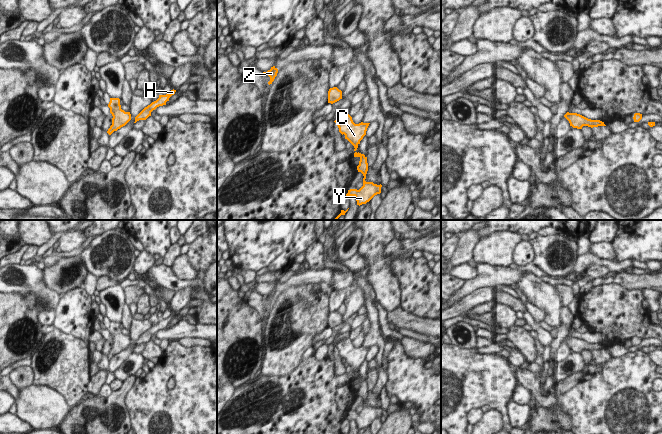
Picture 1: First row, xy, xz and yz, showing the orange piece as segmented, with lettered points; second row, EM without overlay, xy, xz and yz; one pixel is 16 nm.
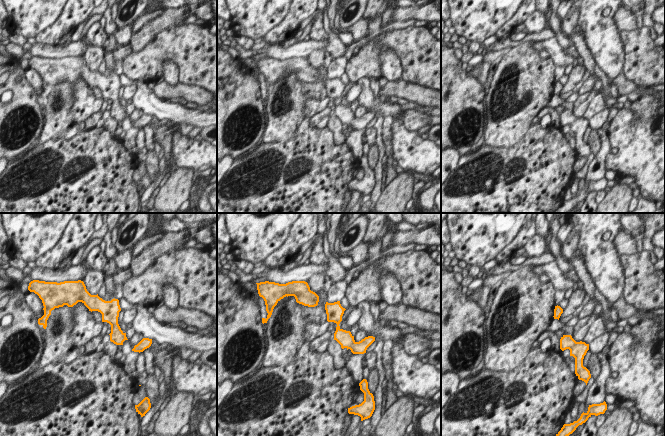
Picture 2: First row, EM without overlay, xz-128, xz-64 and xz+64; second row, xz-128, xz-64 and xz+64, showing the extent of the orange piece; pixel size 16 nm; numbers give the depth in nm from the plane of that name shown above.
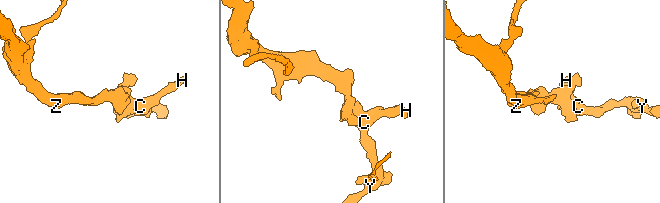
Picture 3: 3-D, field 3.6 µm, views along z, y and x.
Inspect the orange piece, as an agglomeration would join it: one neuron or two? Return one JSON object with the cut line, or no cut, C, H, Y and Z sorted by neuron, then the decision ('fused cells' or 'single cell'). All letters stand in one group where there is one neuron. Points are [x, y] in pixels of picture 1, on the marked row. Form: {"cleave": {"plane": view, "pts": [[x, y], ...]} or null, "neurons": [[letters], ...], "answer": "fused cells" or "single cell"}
{"cleave": null, "neurons": [["C", "H", "Y", "Z"]], "answer": "single cell"}

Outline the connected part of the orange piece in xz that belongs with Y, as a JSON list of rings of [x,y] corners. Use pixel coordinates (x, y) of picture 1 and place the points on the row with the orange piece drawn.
[[[348,114],[343,117],[337,117],[334,121],[339,128],[339,132],[345,135],[345,139],[347,139],[354,146],[354,157],[359,157],[359,165],[357,166],[358,172],[361,172],[364,176],[363,178],[363,186],[357,189],[350,189],[346,194],[347,198],[350,196],[354,196],[357,201],[357,205],[366,204],[369,202],[375,195],[381,193],[382,185],[374,184],[373,182],[366,182],[366,174],[368,171],[368,163],[367,157],[364,154],[357,153],[356,150],[360,141],[366,135],[367,128],[370,123],[359,123],[355,124],[352,120],[352,117]]]

